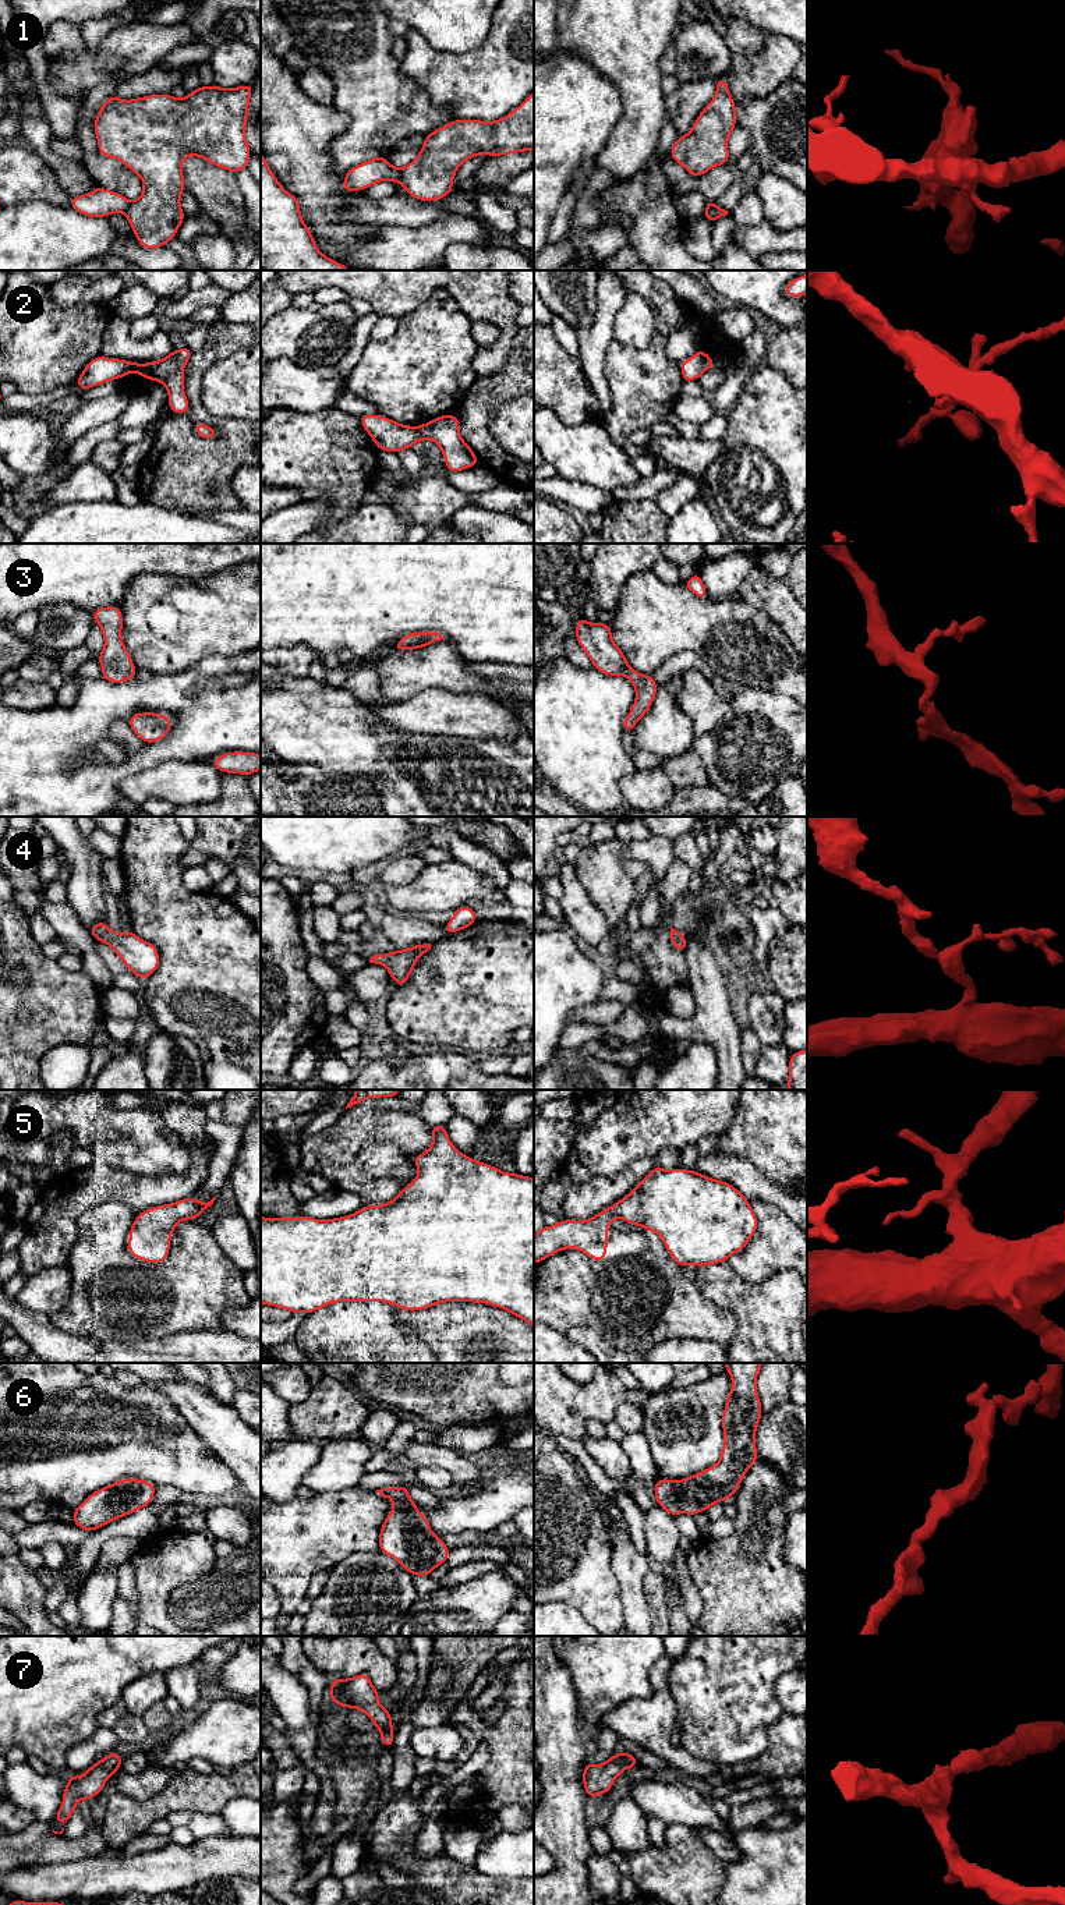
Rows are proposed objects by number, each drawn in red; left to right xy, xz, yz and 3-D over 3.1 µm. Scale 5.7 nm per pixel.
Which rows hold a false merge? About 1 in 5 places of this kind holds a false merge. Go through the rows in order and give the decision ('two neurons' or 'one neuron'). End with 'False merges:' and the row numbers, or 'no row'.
1: two neurons
2: one neuron
3: one neuron
4: one neuron
5: one neuron
6: one neuron
7: one neuron
False merges: 1

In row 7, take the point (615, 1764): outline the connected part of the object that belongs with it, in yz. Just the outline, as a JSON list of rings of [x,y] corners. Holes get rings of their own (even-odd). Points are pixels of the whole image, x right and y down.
[[[623,1750],[608,1757],[604,1764],[587,1761],[583,1766],[583,1787],[588,1799],[608,1794],[623,1770],[637,1766],[640,1766],[637,1757]]]

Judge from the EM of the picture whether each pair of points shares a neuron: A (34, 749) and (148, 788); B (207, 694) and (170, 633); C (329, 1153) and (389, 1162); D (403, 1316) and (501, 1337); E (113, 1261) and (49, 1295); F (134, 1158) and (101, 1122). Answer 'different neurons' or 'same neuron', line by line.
A: different neurons
B: different neurons
C: different neurons
D: same neuron
E: different neurons
F: same neuron

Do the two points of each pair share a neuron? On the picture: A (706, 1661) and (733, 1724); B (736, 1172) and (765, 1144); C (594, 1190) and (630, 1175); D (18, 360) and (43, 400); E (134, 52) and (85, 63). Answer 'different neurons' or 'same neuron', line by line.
A: same neuron
B: different neurons
C: same neuron
D: different neurons
E: same neuron

